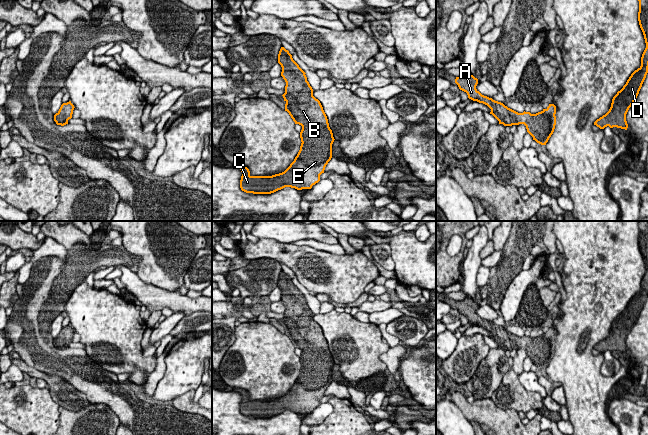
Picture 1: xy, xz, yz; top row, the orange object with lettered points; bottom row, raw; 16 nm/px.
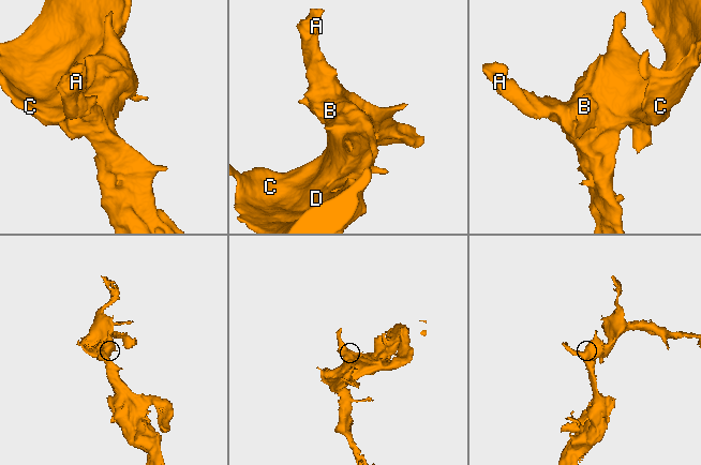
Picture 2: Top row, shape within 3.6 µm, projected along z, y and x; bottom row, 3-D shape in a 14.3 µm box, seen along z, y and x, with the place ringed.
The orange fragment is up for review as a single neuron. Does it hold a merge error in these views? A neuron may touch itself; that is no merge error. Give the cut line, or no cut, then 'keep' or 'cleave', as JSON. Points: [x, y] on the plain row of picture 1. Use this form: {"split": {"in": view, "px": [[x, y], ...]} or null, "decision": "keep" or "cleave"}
{"split": null, "decision": "keep"}

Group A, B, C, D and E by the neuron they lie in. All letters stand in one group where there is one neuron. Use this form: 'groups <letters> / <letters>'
groups A B C D E

